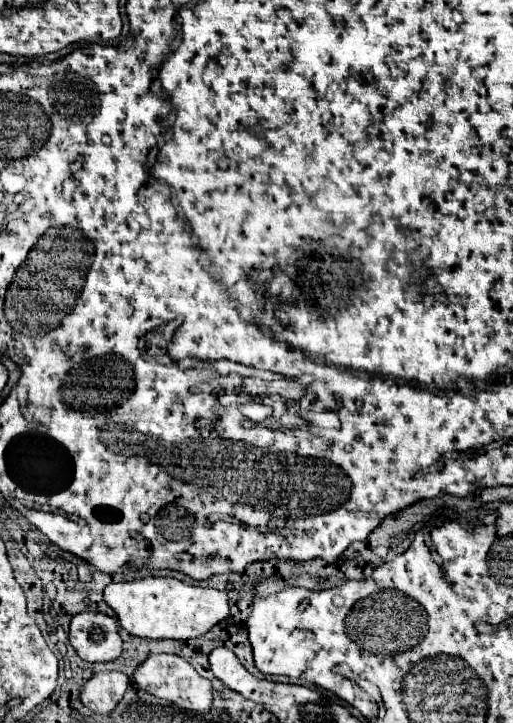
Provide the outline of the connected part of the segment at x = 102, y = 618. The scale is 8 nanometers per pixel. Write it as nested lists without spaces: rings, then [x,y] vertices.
[[[98,611],[74,615],[70,623],[70,645],[88,663],[118,659],[122,653],[122,639],[116,619]]]

